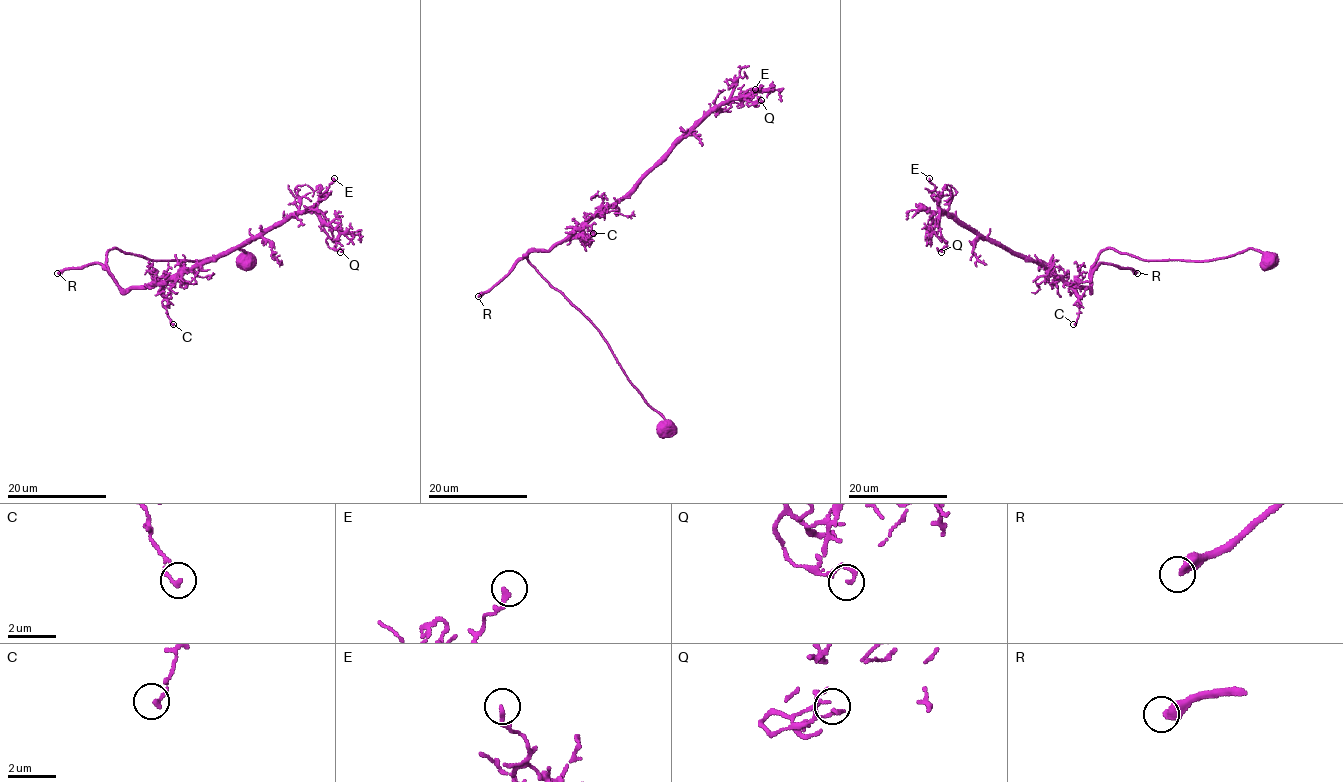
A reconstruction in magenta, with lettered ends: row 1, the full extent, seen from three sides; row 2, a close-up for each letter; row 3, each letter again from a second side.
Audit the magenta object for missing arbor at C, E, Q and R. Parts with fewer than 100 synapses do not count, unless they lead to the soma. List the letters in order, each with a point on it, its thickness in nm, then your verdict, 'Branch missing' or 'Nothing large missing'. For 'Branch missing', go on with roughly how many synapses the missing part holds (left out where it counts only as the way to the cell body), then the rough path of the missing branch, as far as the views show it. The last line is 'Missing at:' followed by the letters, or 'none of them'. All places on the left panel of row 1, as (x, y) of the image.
C: Place: (173, 324). Thickness 160 nm. Nothing large missing
E: Place: (334, 178). Thickness 180 nm. Nothing large missing
Q: Place: (340, 252). Thickness 170 nm. Nothing large missing
R: Place: (57, 273). Thickness 400 nm. Branch missing. Roughly 170 synapses
Missing at: R

